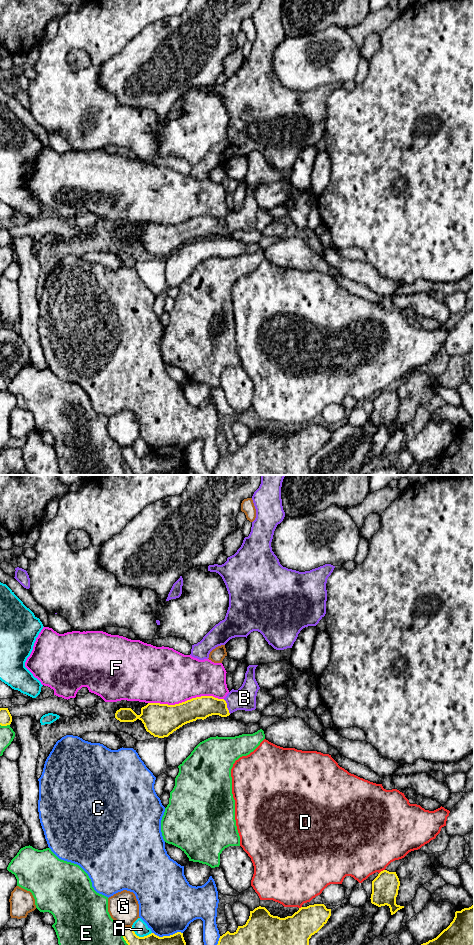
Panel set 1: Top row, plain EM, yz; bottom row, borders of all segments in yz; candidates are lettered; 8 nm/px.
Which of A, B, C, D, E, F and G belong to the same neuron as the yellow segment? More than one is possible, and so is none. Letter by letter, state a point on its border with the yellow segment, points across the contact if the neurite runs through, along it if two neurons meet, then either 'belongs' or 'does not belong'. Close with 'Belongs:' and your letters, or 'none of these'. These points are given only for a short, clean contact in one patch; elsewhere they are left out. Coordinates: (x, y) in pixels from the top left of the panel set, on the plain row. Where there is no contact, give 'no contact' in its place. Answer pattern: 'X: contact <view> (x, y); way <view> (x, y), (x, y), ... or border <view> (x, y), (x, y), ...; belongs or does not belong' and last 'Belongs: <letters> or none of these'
A: contact yz (140, 457); does not belong
B: contact yz (226, 226); way yz (202, 227), (226, 226), (235, 220), (244, 218); belongs
C: contact yz (167, 456); does not belong
D: contact yz (381, 391); does not belong
E: contact yz (125, 460); does not belong
F: contact yz (185, 221); does not belong
G: contact yz (127, 447); does not belong
Belongs: B

